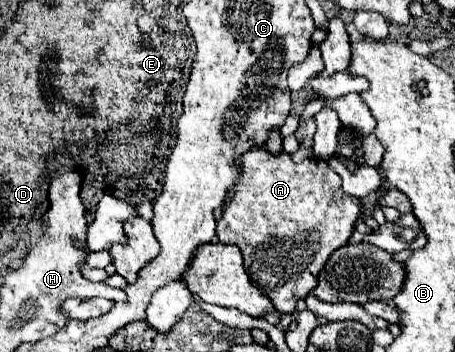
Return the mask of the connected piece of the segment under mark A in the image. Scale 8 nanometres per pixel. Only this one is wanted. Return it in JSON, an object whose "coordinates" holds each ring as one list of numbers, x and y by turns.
{"coordinates":[[253,148,251,152,247,152,247,156,243,156,241,160,241,182,235,186,235,196,233,200,229,202,229,206,225,208,223,212,223,218,217,222,217,236,219,236,219,242,223,244,235,244,241,248,243,252,243,260,245,260,245,270,251,278,251,282,265,294,269,296,269,300,273,302,275,310,279,314,291,314,297,306,297,300,305,298,313,288,315,288,315,280,317,280,317,274,321,272,323,264,327,262,327,256,331,256,331,252,335,248,341,248,343,244,347,244,347,240,351,238,351,232,353,232,353,226,355,222,359,220,359,214,361,214,361,208,359,208,359,200,357,198,349,198,343,194,341,190,341,178,325,164,325,160,319,160,319,158,309,158,305,160,303,164,295,164,291,160,291,156,287,152,281,152,279,156,271,156,267,152,267,148]]}

